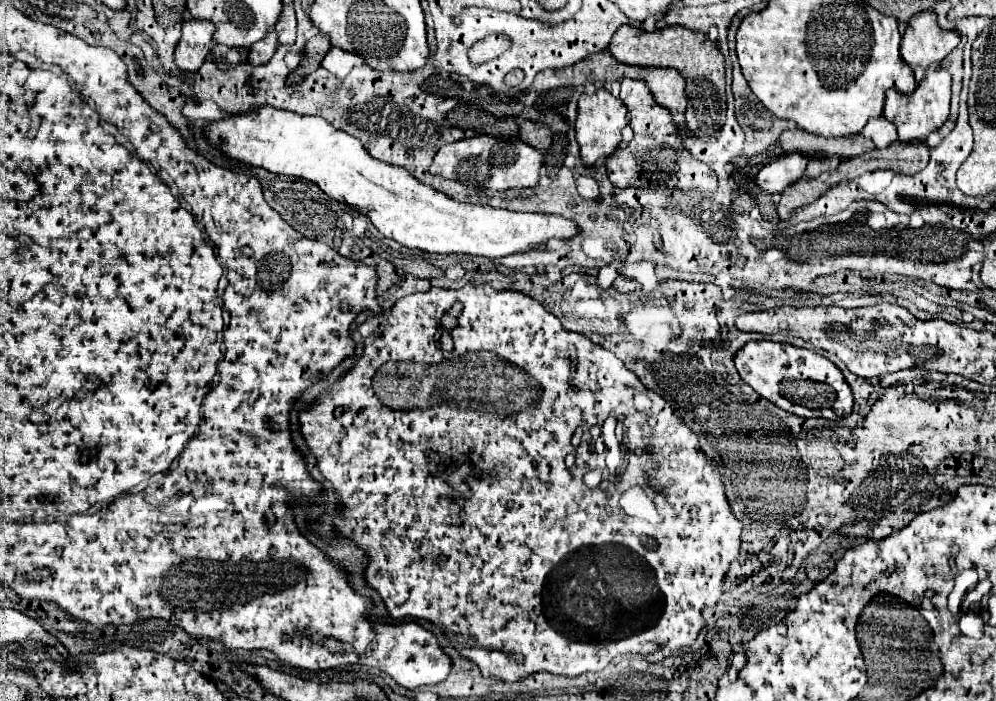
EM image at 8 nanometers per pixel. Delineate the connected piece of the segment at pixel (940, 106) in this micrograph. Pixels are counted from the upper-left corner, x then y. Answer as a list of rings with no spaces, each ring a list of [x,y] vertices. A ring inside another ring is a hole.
[[[928,69],[924,73],[924,79],[918,83],[916,91],[912,95],[902,95],[898,91],[886,93],[886,103],[884,103],[884,117],[892,121],[898,129],[898,141],[902,143],[914,143],[914,141],[926,141],[926,137],[940,129],[950,113],[950,83],[952,77],[946,69]]]

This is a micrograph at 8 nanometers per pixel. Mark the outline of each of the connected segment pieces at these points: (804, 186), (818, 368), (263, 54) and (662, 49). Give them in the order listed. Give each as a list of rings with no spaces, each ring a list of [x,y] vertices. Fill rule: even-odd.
[[[802,179],[798,185],[790,185],[786,193],[782,193],[782,199],[778,203],[778,215],[782,221],[788,221],[792,217],[792,211],[798,207],[804,207],[812,201],[816,201],[826,191],[826,179]]]
[[[750,341],[734,359],[740,377],[764,399],[798,417],[838,419],[852,413],[854,395],[842,371],[824,355],[788,343]],[[838,409],[838,411],[832,411]]]
[[[270,31],[262,41],[258,41],[254,47],[250,47],[248,63],[250,65],[264,65],[264,63],[268,63],[272,59],[276,47],[278,47],[278,35],[274,31]]]
[[[622,25],[612,41],[608,51],[618,63],[642,65],[642,67],[672,67],[686,79],[686,93],[718,93],[718,101],[724,103],[724,55],[702,33],[694,33],[682,27],[666,27],[662,31],[646,33],[642,29]]]

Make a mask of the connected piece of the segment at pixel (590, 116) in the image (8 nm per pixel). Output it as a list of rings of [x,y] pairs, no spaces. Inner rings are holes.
[[[604,87],[598,89],[592,95],[582,93],[578,101],[578,119],[576,119],[576,139],[580,145],[580,159],[586,167],[592,167],[598,159],[610,157],[620,141],[622,141],[622,129],[626,127],[626,107],[620,99],[612,97]]]

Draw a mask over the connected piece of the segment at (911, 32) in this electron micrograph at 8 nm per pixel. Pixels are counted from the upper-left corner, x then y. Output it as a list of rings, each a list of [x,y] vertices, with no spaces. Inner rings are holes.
[[[926,11],[908,21],[900,43],[900,57],[912,69],[928,69],[940,65],[958,43],[960,33],[942,31],[936,23],[936,15]]]

